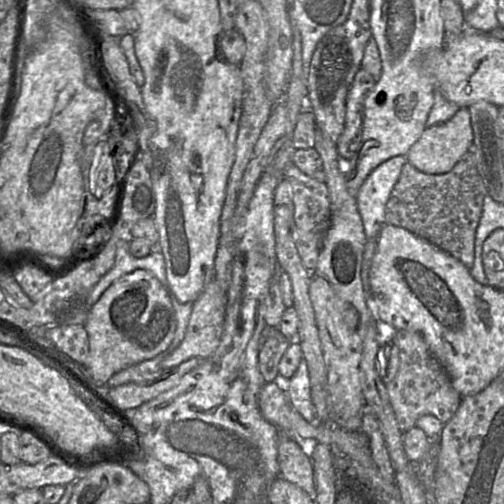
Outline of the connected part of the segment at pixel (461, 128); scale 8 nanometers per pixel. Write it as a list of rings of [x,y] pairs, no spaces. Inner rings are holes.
[[[460,107],[450,120],[426,127],[421,137],[409,149],[407,160],[423,173],[445,174],[454,168],[471,145],[473,130],[470,112],[467,107]]]

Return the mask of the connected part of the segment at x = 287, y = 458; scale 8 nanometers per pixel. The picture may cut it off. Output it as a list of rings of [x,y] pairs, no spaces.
[[[280,433],[278,442],[280,476],[297,485],[312,498],[316,495],[314,469],[311,458],[293,439]]]

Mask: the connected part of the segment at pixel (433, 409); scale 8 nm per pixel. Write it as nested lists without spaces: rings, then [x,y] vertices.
[[[397,330],[396,344],[400,351],[399,370],[395,378],[385,386],[400,430],[404,433],[411,428],[416,427],[417,420],[424,415],[432,415],[439,419],[443,424],[449,422],[459,408],[462,397],[453,388],[450,379],[441,364],[430,353],[421,334],[407,330]]]

